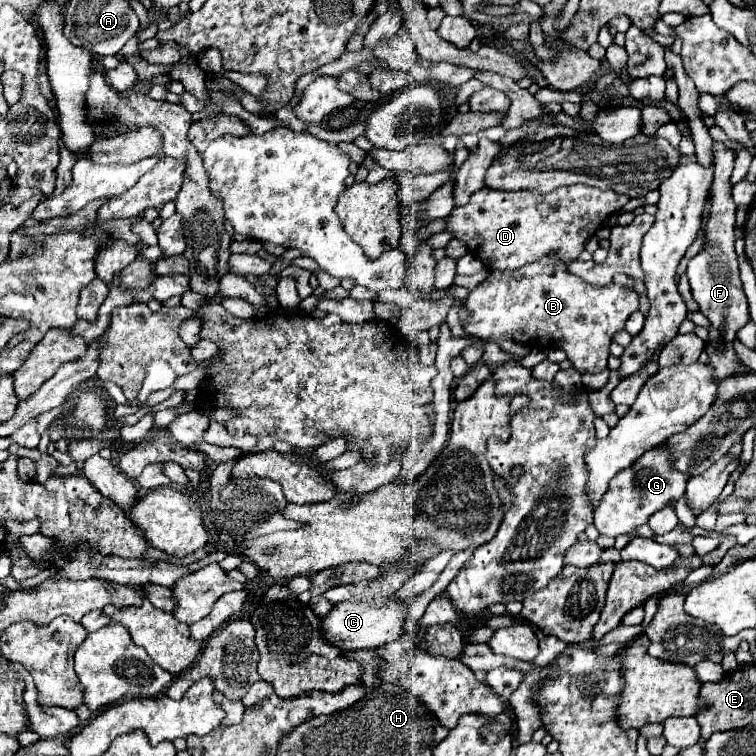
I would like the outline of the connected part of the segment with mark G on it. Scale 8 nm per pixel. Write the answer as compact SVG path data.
M654 446L654 450L642 454L630 468L622 470L616 478L610 480L608 492L604 494L602 502L594 508L594 526L600 534L616 538L634 530L640 524L646 524L650 514L670 504L676 504L676 500L684 496L684 486L688 478L688 474L674 470L672 450L668 446Z

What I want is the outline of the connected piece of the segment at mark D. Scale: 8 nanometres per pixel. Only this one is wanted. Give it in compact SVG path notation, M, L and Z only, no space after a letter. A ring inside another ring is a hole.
M564 186L562 190L554 190L550 194L538 192L502 192L482 188L472 194L466 206L454 208L446 230L454 230L454 236L468 246L468 250L478 256L486 270L518 270L530 262L536 262L544 256L558 258L562 262L572 262L584 250L586 240L616 212L620 210L630 198L624 194L616 194L614 190L598 190L590 186Z

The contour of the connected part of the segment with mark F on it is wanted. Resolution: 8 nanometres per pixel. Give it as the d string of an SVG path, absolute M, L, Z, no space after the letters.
M722 142L714 144L714 180L708 188L708 204L710 204L710 214L706 218L706 224L702 228L702 236L704 236L704 248L690 258L688 268L686 268L686 276L690 280L690 288L692 288L692 296L698 302L702 314L712 322L710 328L710 340L706 342L706 352L710 354L710 364L716 368L718 378L726 378L728 374L736 374L738 372L738 360L736 360L736 352L732 348L734 336L736 332L750 320L748 314L748 302L746 302L746 294L742 290L742 282L740 282L740 274L738 274L738 260L736 260L736 252L734 252L734 214L736 214L736 204L732 200L732 184L730 184L730 176L732 176L732 168L734 168L734 152L724 146Z

